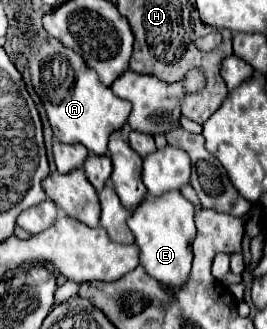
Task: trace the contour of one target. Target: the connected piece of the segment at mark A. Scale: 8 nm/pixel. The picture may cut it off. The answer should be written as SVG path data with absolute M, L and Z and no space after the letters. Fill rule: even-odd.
M49 38L47 44L43 44L29 60L29 72L37 94L43 98L43 106L47 110L55 138L65 144L79 142L87 146L91 154L107 154L109 136L127 124L131 104L101 84L97 72L83 64L79 54L63 48L63 44L55 38Z

